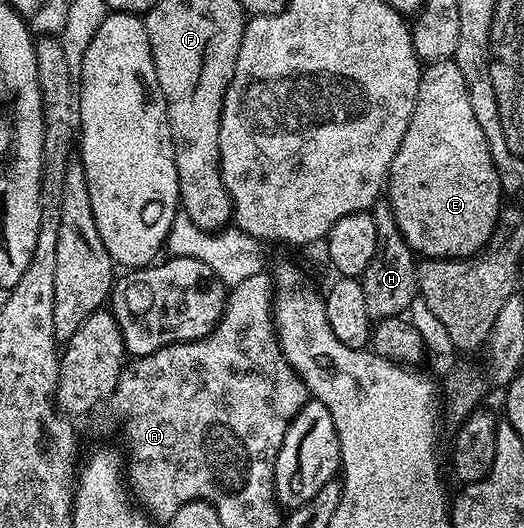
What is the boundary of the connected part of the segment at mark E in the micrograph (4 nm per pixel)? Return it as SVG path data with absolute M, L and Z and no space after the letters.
M444 59L438 63L428 64L422 70L421 80L419 81L419 97L415 101L415 109L411 113L411 125L407 125L407 133L403 133L403 145L399 145L399 153L395 153L395 161L389 170L387 202L389 208L393 210L393 216L399 225L401 236L407 240L414 252L421 257L430 259L465 259L469 255L476 255L493 236L493 230L497 227L497 219L501 216L503 206L501 179L497 175L497 166L493 164L491 149L487 145L487 137L475 117L475 109L471 109L471 97L469 96L463 73L453 59Z

